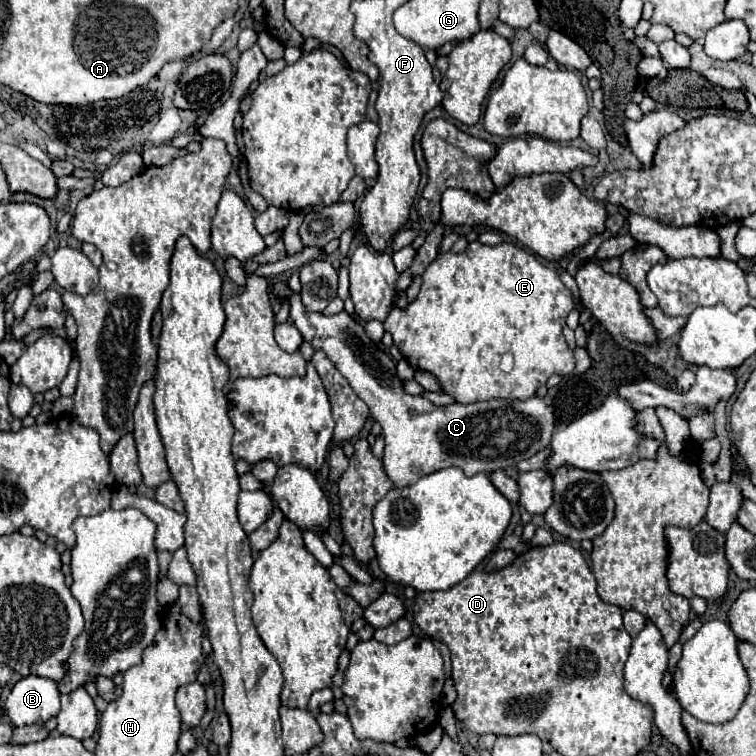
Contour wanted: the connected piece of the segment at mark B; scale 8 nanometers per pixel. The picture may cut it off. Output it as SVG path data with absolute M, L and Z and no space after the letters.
M37 675L19 679L7 697L5 711L17 727L45 723L59 713L57 681Z

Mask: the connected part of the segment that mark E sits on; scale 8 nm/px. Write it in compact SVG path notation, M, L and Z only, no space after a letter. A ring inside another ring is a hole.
M473 241L467 245L467 249L463 253L441 253L429 267L427 271L423 273L423 285L421 285L421 291L419 291L419 297L409 303L409 307L405 311L401 311L399 307L393 307L389 317L385 319L385 331L389 331L393 335L393 341L395 345L401 349L401 353L405 355L405 359L411 363L411 367L415 369L423 369L423 371L429 371L437 377L437 381L441 383L443 391L449 393L451 397L455 397L457 403L475 403L475 401L489 401L489 399L529 399L535 395L535 391L545 385L545 381L557 373L557 375L569 375L573 369L575 369L575 361L573 361L573 351L567 347L565 343L565 337L561 333L563 325L565 325L565 319L569 315L569 311L575 307L575 301L573 301L573 295L571 291L561 283L559 275L545 267L543 263L539 263L533 255L529 255L527 251L523 251L523 247L519 245L513 245L513 243L501 243L501 245L495 245L495 247L489 247L489 245L481 245L479 241ZM511 351L515 363L513 363L513 369L509 373L505 373L501 369L501 357L503 353Z

